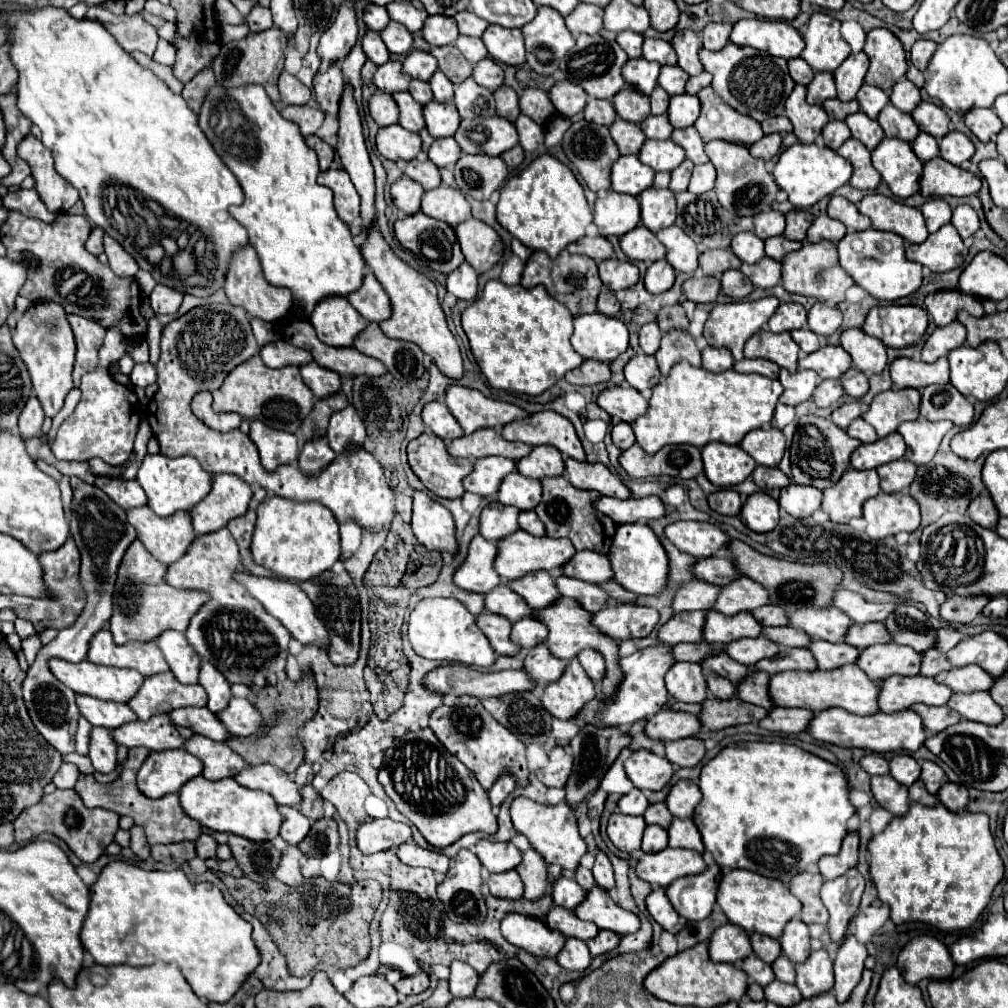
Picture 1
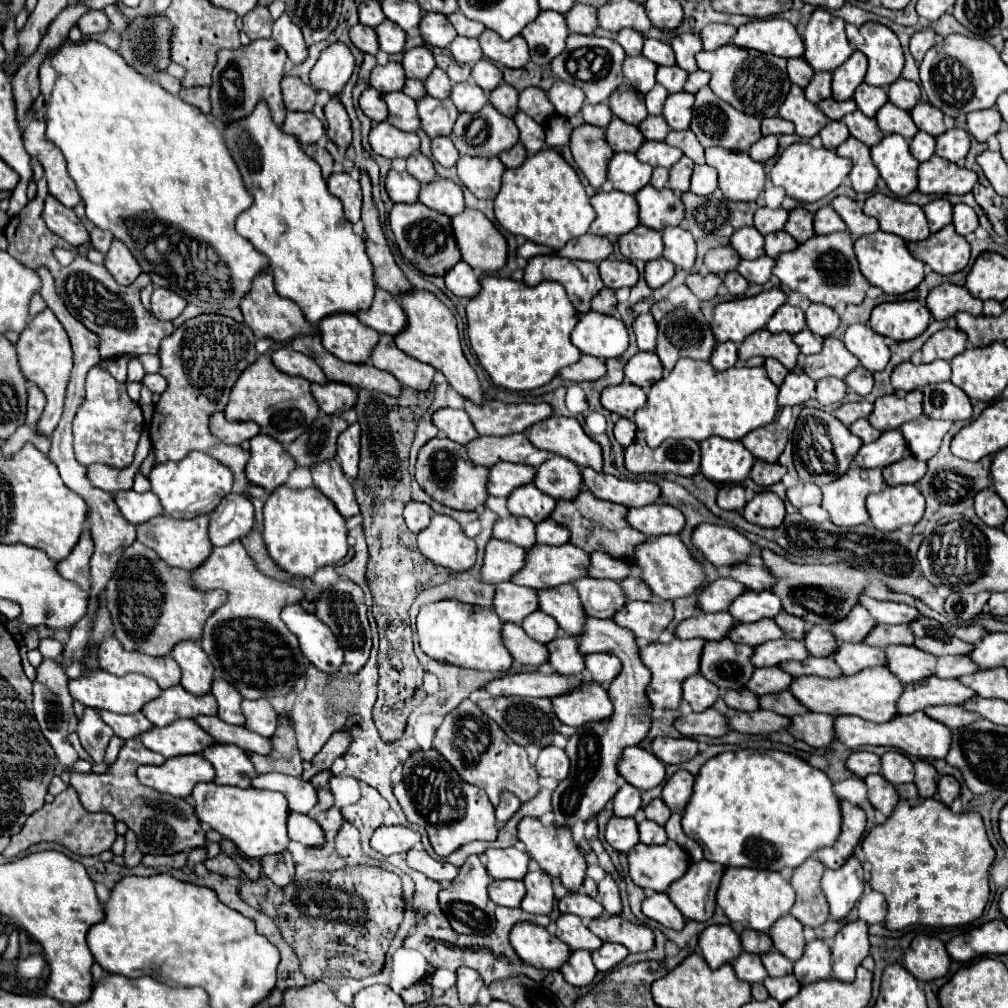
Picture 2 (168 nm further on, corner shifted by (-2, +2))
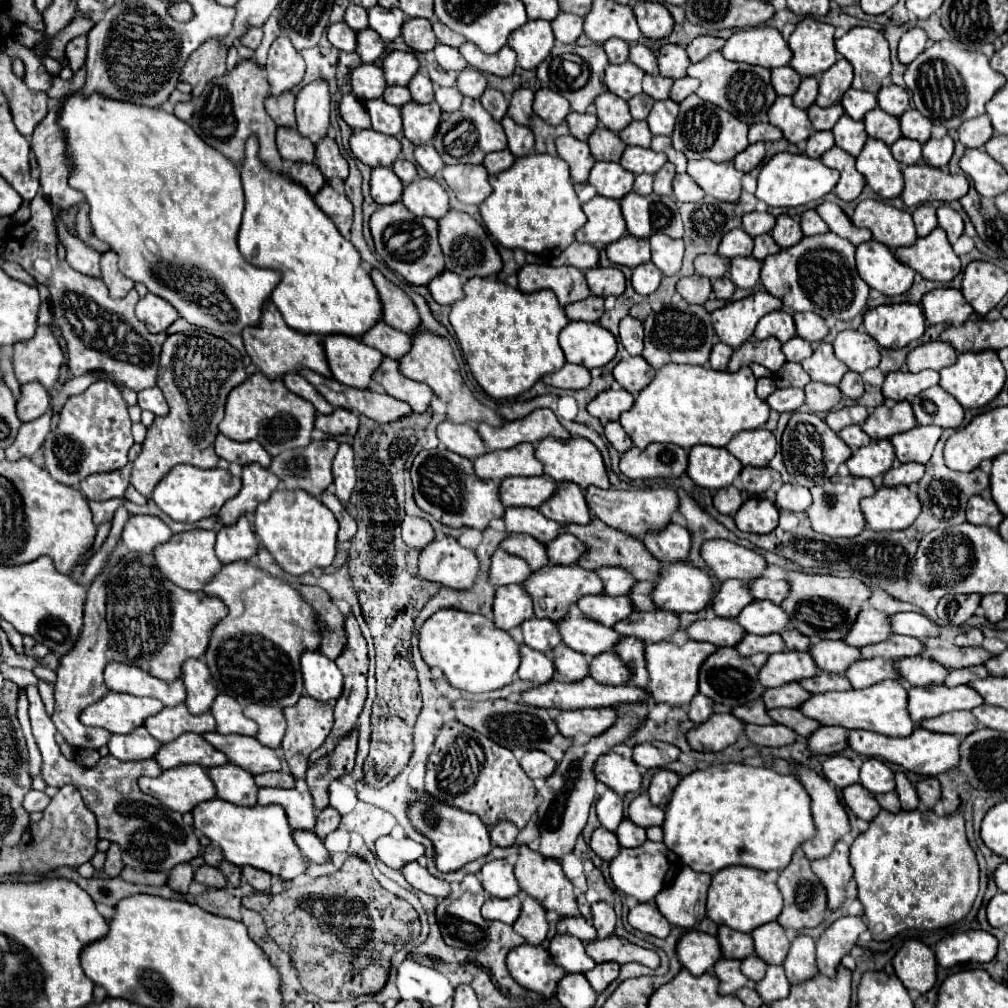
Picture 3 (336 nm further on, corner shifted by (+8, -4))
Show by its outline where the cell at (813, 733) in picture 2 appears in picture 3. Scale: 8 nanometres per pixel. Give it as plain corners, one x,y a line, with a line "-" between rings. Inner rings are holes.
822,725
816,731
812,731
808,737
808,749
816,755
830,755
830,753
840,753
848,743
846,743
846,729
842,727
828,727

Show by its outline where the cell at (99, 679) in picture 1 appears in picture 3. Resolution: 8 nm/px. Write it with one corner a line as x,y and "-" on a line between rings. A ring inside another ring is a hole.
108,691
102,699
88,705
80,713
80,721
92,727
104,727
110,733
128,733
142,725
150,715
162,711
162,703
154,697
136,697
128,693

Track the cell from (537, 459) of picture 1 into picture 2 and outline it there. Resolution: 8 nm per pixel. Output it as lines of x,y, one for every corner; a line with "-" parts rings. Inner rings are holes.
552,455
544,465
538,467
534,485
556,501
572,501
584,489
580,469
570,459
560,455

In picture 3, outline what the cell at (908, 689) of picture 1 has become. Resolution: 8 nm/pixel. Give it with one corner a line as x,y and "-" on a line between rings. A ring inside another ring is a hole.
968,685
910,687
908,691
908,713
916,725
922,719
930,719
956,709
974,709
982,703
984,703
982,697

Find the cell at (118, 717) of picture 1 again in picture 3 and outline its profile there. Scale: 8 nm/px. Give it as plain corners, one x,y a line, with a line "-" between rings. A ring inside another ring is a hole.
136,727
134,731
130,731
126,735
112,733
110,741
108,741
110,755
114,755
116,759
124,759
124,761
150,759
150,757
154,757
158,747
160,747
158,739
154,739
144,727

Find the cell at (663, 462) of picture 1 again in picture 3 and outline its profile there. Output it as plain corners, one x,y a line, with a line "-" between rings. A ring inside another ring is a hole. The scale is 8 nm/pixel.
650,443
644,451
630,447
620,457
620,471
628,479
652,479
652,477
680,477
686,473
688,453
678,445

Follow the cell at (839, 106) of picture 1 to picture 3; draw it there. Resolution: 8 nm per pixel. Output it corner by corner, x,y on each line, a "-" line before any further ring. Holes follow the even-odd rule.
812,105
808,109
808,117
810,117
812,127
816,131
830,131
842,115
844,115
844,107
842,105
834,105
834,107
826,107
826,109
822,109
818,105

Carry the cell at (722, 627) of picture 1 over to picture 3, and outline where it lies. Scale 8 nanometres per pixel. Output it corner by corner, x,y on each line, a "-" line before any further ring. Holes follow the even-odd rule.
746,633
742,637
742,641
736,645
736,651
744,657
754,655
754,653
774,653
774,651
784,651
784,643
782,637
778,633
770,633
770,635
750,635

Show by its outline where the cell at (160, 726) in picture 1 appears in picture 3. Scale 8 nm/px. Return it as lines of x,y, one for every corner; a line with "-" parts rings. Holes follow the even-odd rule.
184,733
172,743
160,745
154,759
160,763
162,769
172,769
186,763
196,763
202,767
216,767
228,763
226,755
210,747
210,743
206,743
198,733

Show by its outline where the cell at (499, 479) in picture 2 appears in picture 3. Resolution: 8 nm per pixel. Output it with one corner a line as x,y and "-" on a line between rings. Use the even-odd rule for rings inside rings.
506,477
500,481
500,499
506,507
538,507
554,493
556,483
544,477

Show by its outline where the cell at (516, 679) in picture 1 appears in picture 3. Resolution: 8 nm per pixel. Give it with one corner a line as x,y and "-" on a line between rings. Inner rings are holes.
586,677
586,679
574,681
574,683
564,683
564,681
552,679
548,683
542,683
538,687
532,687
528,691
520,693
520,701
526,703
526,705
544,707
544,709
550,709
550,707
556,707
556,709
584,709
584,707
612,707
616,703
632,703
632,701
650,701
650,695
648,695
648,691
638,689
634,685
612,687
612,685
596,683
592,677

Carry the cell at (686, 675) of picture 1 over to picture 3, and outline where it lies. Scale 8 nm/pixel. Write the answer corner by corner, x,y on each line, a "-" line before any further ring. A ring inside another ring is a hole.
696,693
696,695
692,697
692,701
690,701
690,711
688,711
690,721
702,723
702,721
706,721
710,715
712,715
712,701
706,699
706,695

